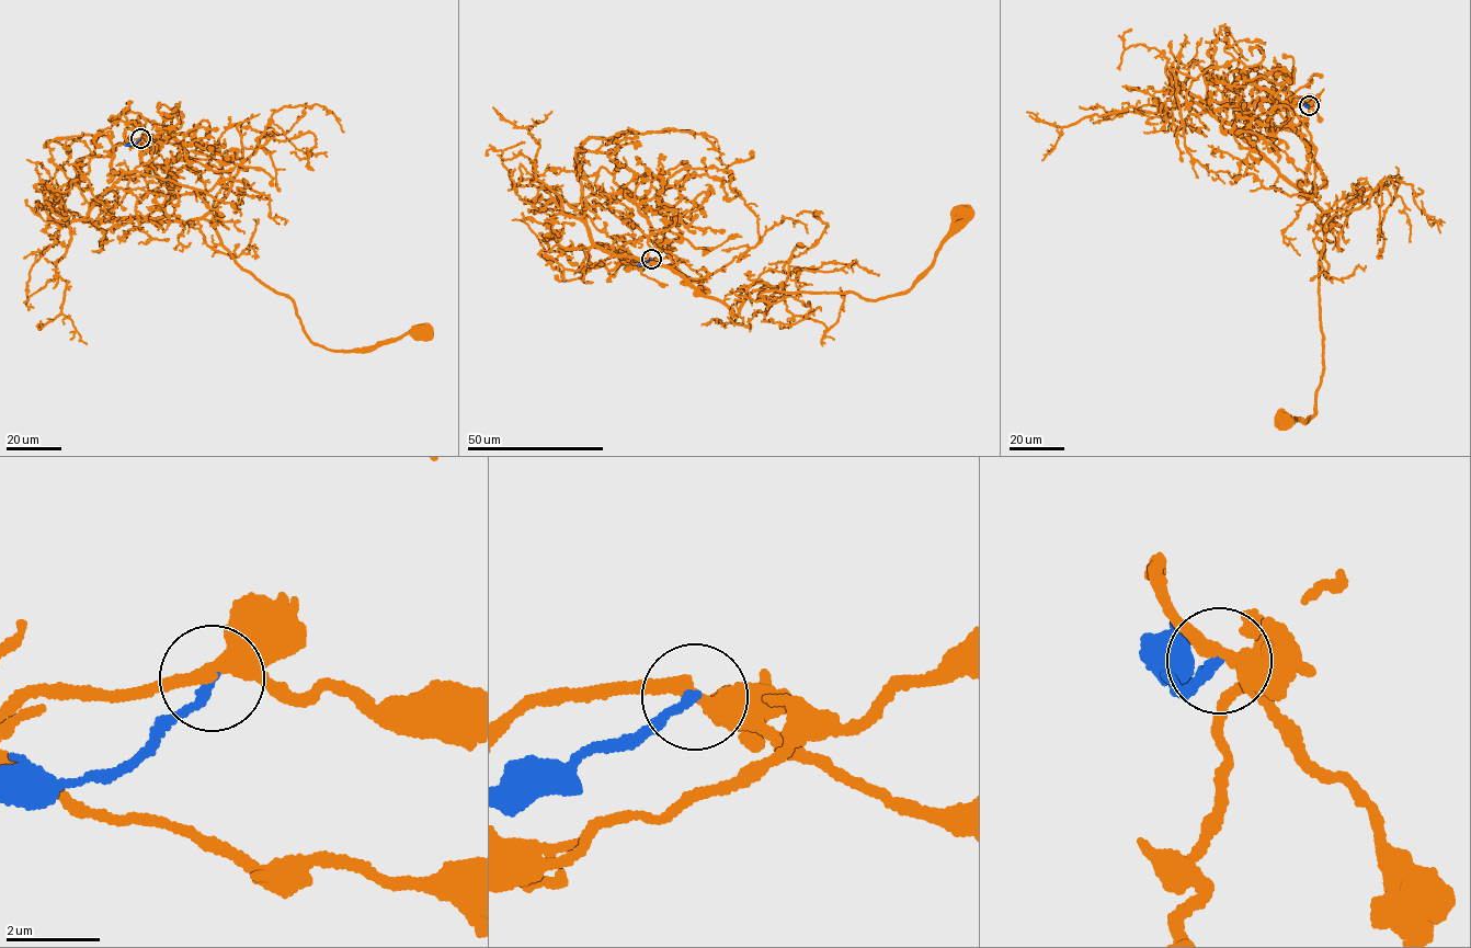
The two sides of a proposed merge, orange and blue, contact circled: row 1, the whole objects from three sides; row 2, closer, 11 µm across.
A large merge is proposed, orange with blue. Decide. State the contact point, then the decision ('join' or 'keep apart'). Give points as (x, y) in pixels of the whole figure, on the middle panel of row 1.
(651, 259) | keep apart

